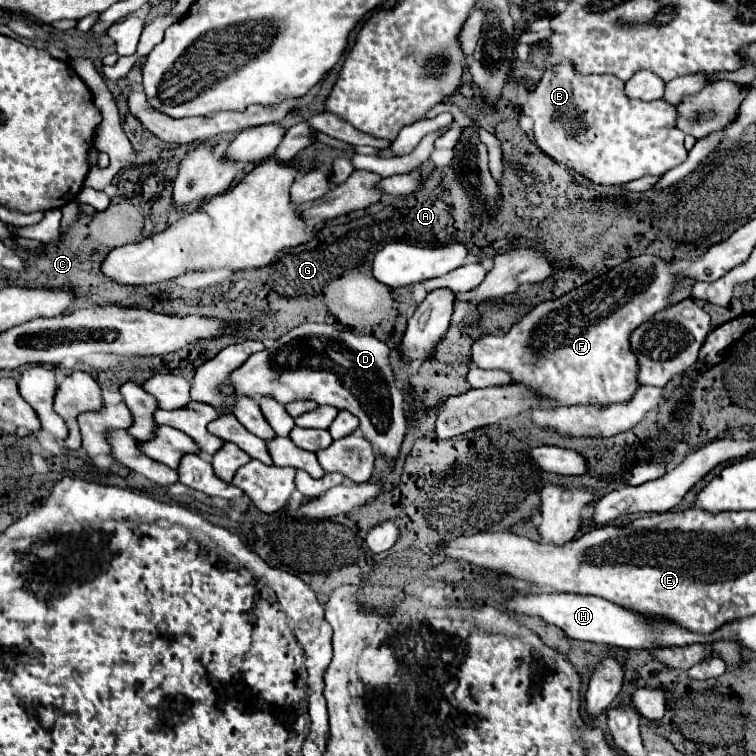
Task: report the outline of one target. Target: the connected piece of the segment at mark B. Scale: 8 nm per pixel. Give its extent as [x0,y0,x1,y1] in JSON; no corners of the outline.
[522,61,688,185]

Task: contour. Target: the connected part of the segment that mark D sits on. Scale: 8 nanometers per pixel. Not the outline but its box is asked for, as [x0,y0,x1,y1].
[230,323,406,459]

